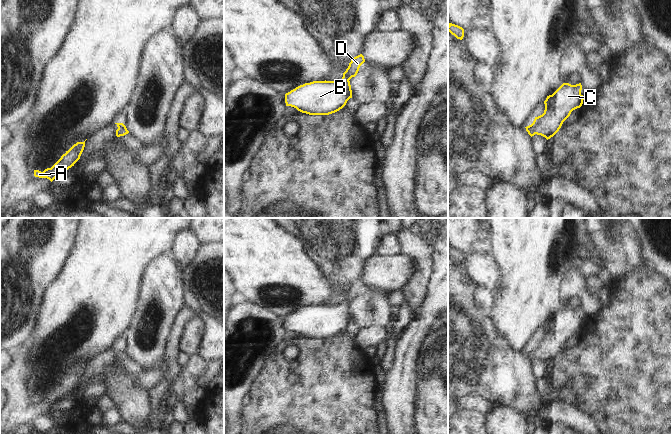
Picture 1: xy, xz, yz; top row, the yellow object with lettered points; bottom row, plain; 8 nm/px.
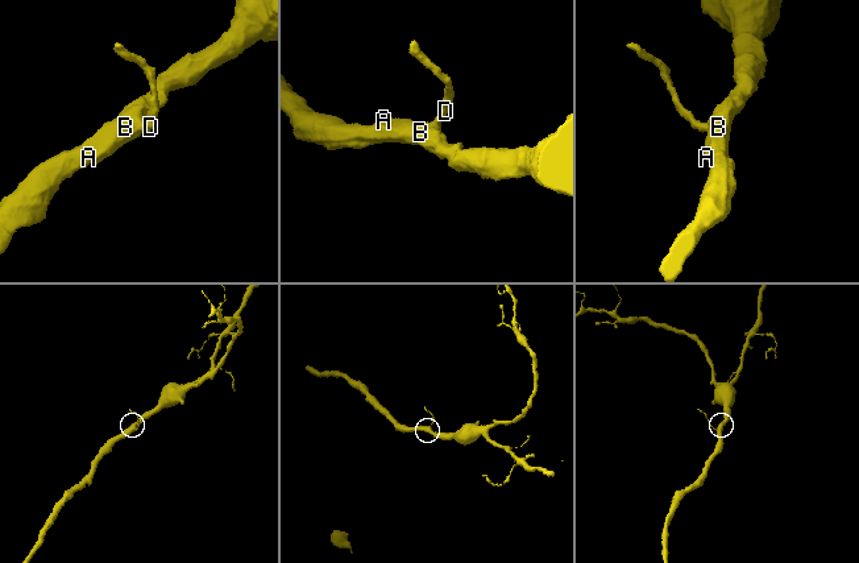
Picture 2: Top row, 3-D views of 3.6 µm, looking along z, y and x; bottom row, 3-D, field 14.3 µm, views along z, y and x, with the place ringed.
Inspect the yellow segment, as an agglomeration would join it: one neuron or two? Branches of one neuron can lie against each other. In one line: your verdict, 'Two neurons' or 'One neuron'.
One neuron

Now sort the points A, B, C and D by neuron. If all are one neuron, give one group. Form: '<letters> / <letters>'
A B C D

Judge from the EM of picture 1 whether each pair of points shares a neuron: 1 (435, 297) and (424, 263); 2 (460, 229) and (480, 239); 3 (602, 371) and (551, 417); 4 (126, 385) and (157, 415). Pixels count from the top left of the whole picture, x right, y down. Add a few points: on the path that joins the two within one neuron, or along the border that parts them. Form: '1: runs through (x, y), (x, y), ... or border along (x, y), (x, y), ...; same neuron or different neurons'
1: border along (435, 260), (430, 289), (425, 301), (421, 305); different neurons
2: runs through (465, 232), (475, 237); same neuron
3: border along (574, 404), (592, 419); different neurons
4: border along (150, 391), (152, 413), (148, 423); different neurons

